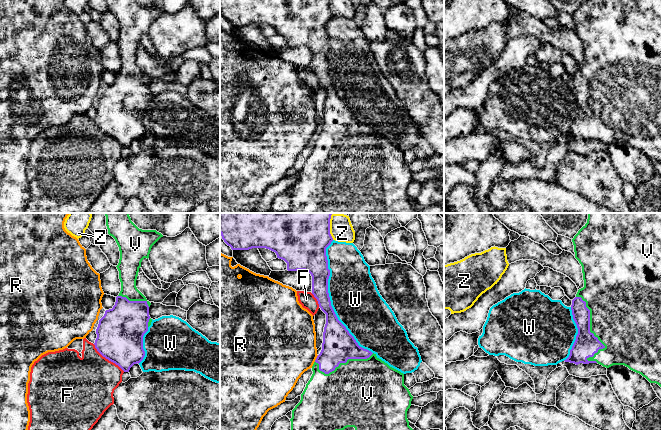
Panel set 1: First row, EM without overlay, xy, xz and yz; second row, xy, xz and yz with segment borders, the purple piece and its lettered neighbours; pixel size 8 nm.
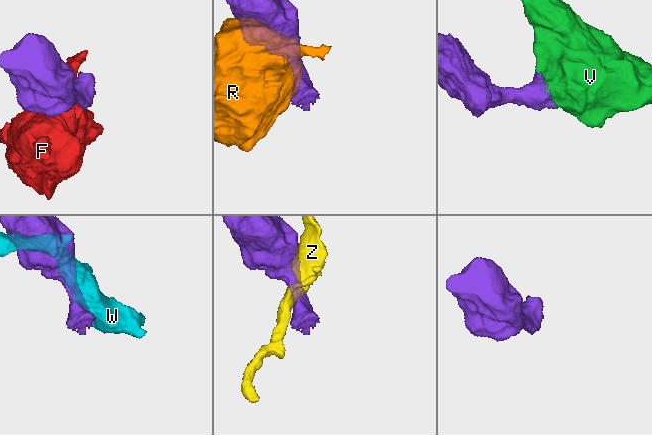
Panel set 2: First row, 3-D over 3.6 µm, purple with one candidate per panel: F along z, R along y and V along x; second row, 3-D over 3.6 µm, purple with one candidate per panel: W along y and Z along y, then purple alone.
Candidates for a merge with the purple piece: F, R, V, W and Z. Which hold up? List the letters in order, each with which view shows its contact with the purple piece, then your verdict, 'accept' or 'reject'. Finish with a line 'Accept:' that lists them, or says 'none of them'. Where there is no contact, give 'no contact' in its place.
F: xy | reject
R: xz | reject
V: yz | accept
W: xz | reject
Z: xz | reject
Accept: V

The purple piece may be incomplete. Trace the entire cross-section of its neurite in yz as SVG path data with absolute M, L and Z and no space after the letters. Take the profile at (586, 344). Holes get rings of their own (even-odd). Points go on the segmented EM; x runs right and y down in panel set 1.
M588 213L587 223L572 239L575 258L582 266L584 287L579 289L572 300L571 310L578 328L576 340L565 362L576 365L598 363L609 368L613 365L624 365L641 374L650 383L661 387L661 213Z

